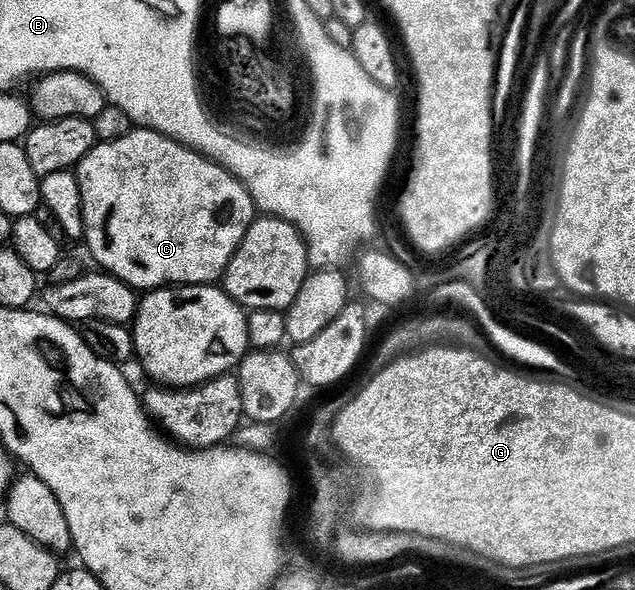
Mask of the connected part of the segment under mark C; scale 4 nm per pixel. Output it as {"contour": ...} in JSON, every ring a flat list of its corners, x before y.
{"contour":[[136,127,127,135,96,143,95,147,79,161,77,165,77,179,79,182,79,197,83,203,83,234,82,239,87,240,87,248,96,260,102,271,124,280,127,285,136,290,154,290,168,286,182,286,184,284,210,284,214,285,227,271,227,263,235,254,235,249,242,240,244,231,253,219,253,212,249,205,252,203,251,195,238,179,222,165,204,156,194,147,188,146,171,136,163,136,149,128]]}

